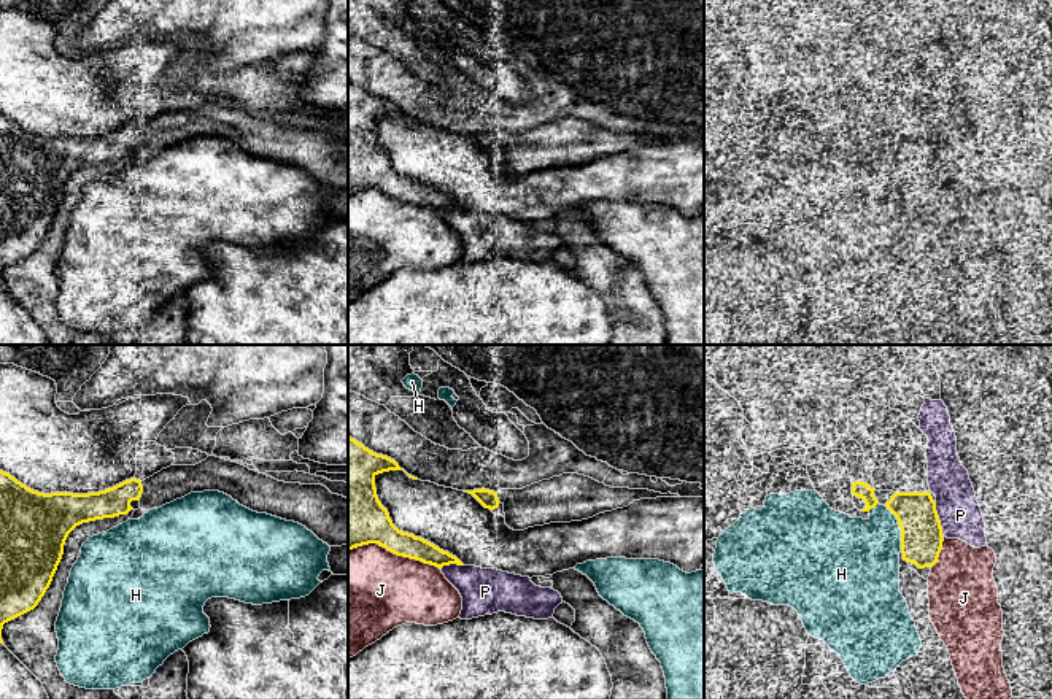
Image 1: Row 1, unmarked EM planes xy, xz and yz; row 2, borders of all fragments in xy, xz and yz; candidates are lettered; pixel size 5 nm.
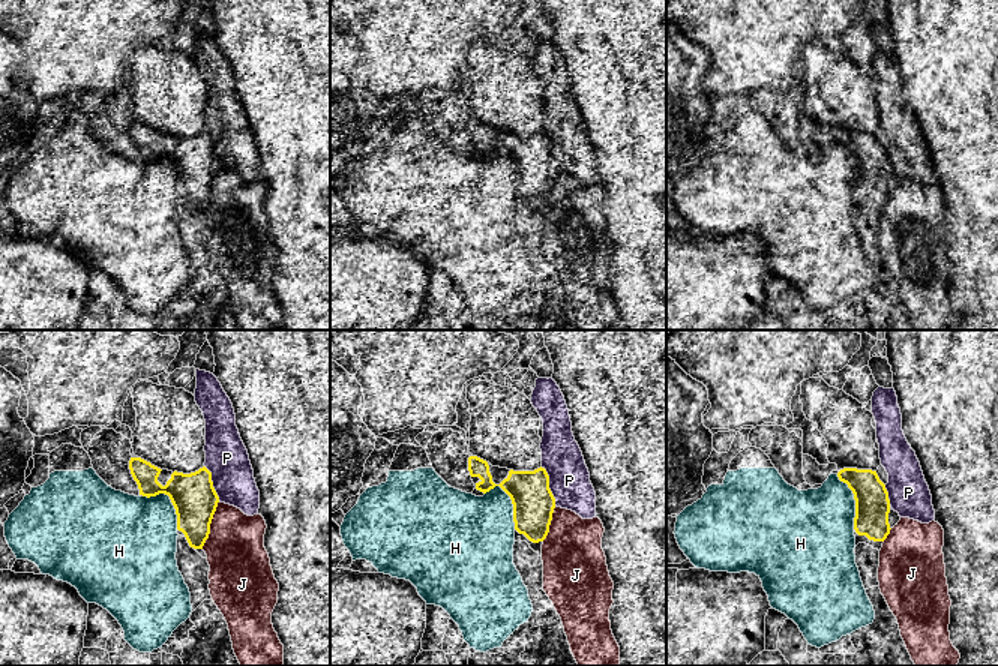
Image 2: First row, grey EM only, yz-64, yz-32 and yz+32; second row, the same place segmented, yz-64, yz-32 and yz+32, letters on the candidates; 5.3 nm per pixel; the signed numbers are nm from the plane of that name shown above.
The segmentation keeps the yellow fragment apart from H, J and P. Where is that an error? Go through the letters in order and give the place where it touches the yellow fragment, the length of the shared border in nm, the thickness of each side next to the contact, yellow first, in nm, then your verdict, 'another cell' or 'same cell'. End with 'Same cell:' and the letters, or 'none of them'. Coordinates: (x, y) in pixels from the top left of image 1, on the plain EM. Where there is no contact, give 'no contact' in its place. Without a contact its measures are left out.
H: contact yz (900, 172); length 260 nm; calibres 220 and 380 nm; another cell
J: contact xz (394, 197); length 480 nm; calibres 260 and 460 nm; another cell
P: contact yz (938, 164); length 180 nm; calibres 220 and 220 nm; another cell
Same cell: none of them

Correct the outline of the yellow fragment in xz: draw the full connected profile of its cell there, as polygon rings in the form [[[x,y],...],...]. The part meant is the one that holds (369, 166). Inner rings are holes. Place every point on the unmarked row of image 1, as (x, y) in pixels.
[[[348,81],[348,194],[378,187],[388,195],[442,213],[464,210],[456,200],[434,187],[399,175],[377,140],[375,121],[389,114],[404,114],[383,98],[377,98]]]

